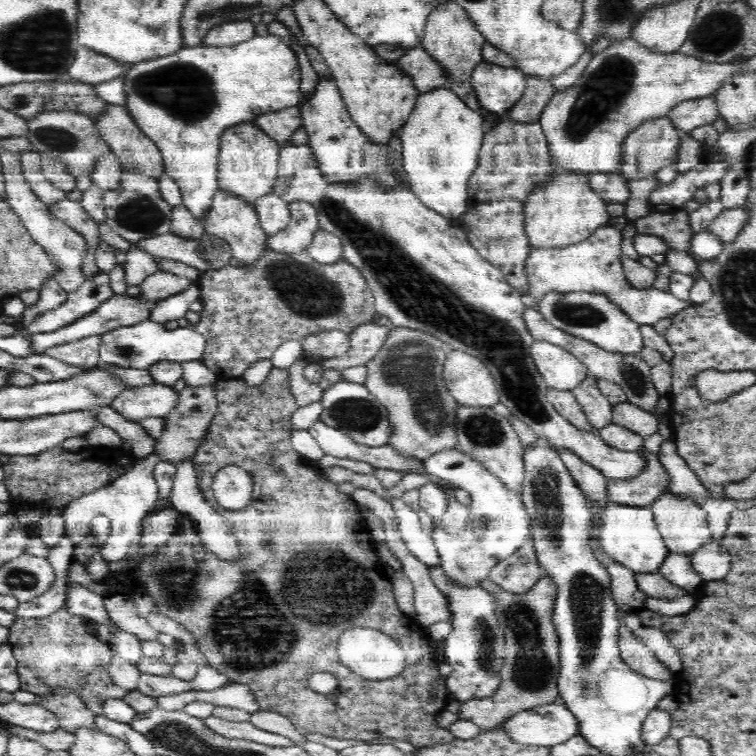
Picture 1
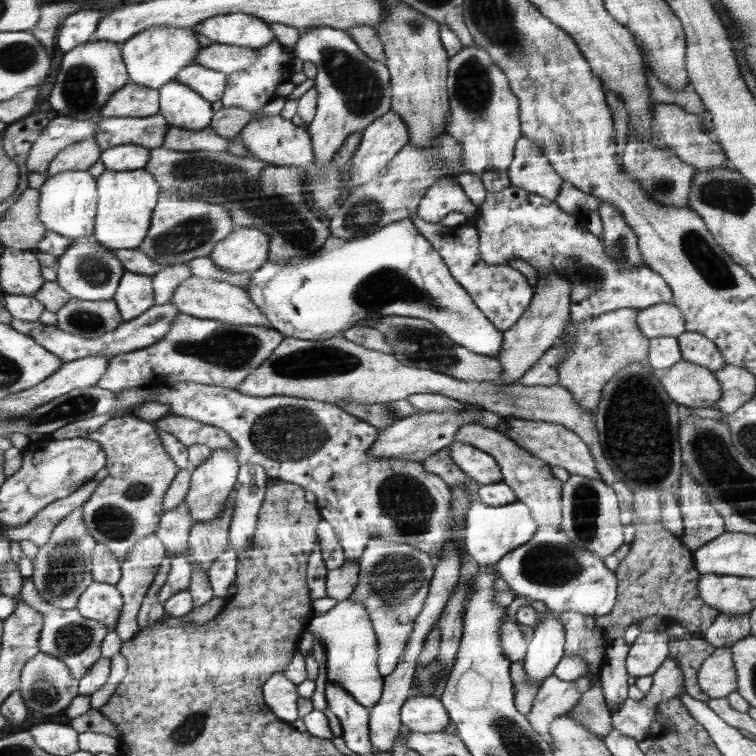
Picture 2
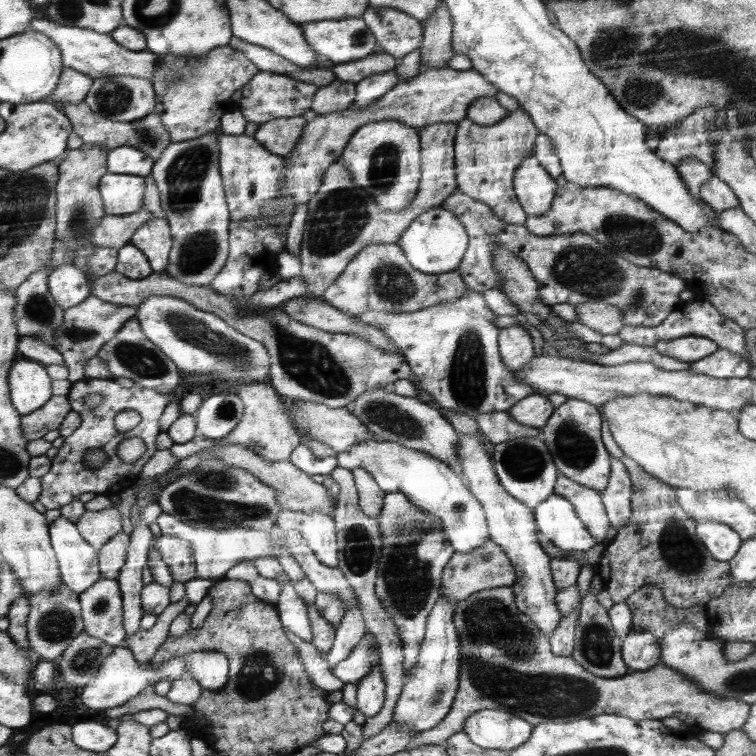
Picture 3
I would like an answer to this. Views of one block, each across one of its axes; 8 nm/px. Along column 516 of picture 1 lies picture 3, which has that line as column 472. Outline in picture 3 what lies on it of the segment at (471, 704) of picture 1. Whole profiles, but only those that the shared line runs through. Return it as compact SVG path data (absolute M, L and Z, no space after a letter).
M508 586L486 588L484 590L475 592L473 595L468 596L468 598L458 603L456 610L454 610L454 627L456 627L456 633L458 633L458 640L460 640L460 676L458 676L458 683L460 684L458 685L458 692L456 693L450 710L445 718L442 719L436 727L431 728L428 731L415 734L414 738L412 738L412 741L410 741L410 744L406 745L406 749L404 750L412 750L412 748L422 748L425 746L436 746L436 744L444 744L447 739L450 739L453 735L457 735L458 732L464 730L466 720L468 720L470 715L474 715L478 711L484 711L486 709L508 711L514 716L523 717L526 721L529 721L529 723L533 724L534 726L540 724L542 721L549 721L552 719L573 720L596 715L613 715L614 713L631 717L634 720L666 719L680 716L682 722L688 722L692 724L694 729L721 733L722 735L728 734L728 732L732 732L737 730L737 728L744 726L744 724L748 722L749 712L752 710L751 704L746 704L746 702L742 702L741 700L726 699L724 697L716 696L710 692L707 693L705 690L702 690L699 685L696 684L696 682L691 681L686 676L681 676L681 674L676 672L676 670L661 664L650 668L649 671L641 671L638 673L630 672L621 678L604 679L598 676L594 676L594 674L590 673L588 669L582 668L578 662L574 661L572 656L556 656L552 653L551 646L549 644L549 638L546 637L546 634L542 633L542 630L538 629L538 624L533 620L533 618L526 617L526 614L522 613L521 610L518 610L514 589Z

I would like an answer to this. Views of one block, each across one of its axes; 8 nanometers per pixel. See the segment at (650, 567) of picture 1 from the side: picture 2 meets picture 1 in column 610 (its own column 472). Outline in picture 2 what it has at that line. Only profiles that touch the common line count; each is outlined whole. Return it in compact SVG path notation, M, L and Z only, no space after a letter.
M472 500L466 516L464 542L466 552L476 560L479 566L495 565L509 552L528 543L538 530L532 510L527 504L513 502L506 506L493 507L479 500Z

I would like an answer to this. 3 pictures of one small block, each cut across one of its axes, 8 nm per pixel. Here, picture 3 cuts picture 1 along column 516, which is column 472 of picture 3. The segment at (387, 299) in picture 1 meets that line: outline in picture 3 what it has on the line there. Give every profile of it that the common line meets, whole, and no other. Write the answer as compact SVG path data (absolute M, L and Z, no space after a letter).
M467 287L465 293L458 300L440 303L434 307L426 308L424 311L389 313L373 310L363 312L356 317L360 317L366 324L377 325L400 348L405 361L413 370L414 376L409 381L415 388L421 388L430 394L436 403L436 409L440 407L440 409L461 412L476 420L478 414L506 412L526 399L526 396L535 393L535 390L525 382L522 384L522 390L506 390L506 388L514 386L516 373L508 369L502 360L499 344L501 328L496 323L497 315L487 307L484 292L474 292Z

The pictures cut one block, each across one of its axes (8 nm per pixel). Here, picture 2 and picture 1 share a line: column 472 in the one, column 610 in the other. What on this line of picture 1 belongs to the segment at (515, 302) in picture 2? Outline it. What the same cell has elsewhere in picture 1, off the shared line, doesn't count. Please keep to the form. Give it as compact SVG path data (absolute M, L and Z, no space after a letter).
M611 224L594 229L586 240L576 241L559 248L531 248L525 263L528 277L527 293L538 304L549 292L602 292L608 293L625 314L638 324L656 324L662 319L670 318L683 309L693 308L690 300L680 300L672 293L657 292L653 287L638 289L630 286L626 278L624 264L617 249L618 233Z

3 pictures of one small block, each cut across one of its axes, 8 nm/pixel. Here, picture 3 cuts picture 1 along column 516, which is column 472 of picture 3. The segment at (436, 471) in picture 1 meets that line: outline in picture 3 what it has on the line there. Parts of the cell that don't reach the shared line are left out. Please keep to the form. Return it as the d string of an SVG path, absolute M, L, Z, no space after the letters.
M373 438L338 452L336 457L342 468L351 471L365 468L385 493L403 492L423 512L440 517L444 536L458 552L474 551L492 539L485 509L470 491L464 477L450 464L430 456L429 452Z

